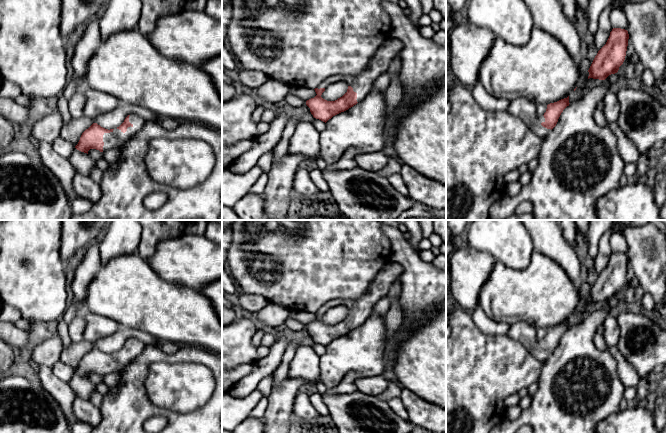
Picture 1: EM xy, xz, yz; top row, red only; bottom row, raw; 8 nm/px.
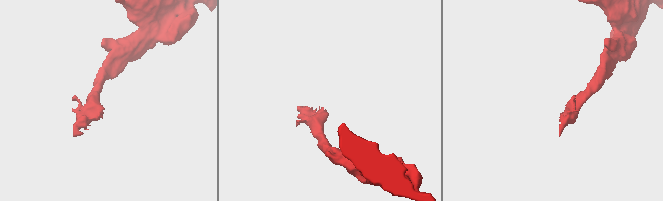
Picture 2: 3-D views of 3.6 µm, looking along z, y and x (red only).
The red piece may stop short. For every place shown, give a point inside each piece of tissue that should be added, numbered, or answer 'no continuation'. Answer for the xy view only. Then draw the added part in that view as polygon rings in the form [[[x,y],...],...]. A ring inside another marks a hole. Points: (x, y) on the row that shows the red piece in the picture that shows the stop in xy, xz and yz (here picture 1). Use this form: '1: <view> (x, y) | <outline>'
1: xy (114, 139) | [[[131,114],[129,116],[129,122],[133,125],[132,127],[128,127],[127,131],[123,133],[119,129],[114,129],[110,133],[104,133],[103,135],[103,151],[118,148],[122,143],[128,141],[132,136],[137,134],[145,124],[145,121],[136,114]]]

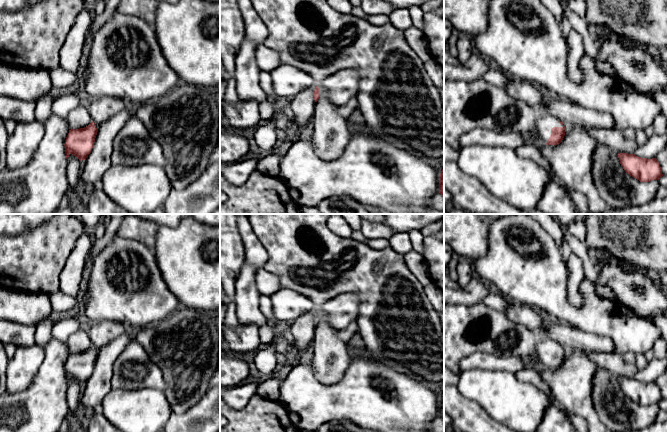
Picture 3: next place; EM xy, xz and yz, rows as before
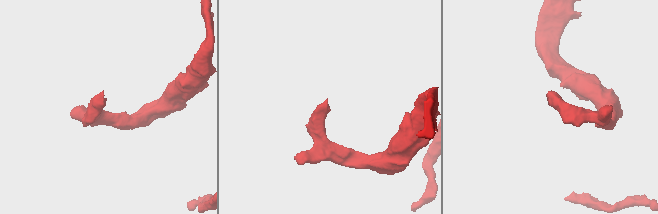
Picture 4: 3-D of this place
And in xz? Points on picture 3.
1: xz (340, 87) | [[[340,70],[316,86],[319,88],[319,98],[327,98],[333,104],[340,106],[361,92],[360,74],[356,70]]]

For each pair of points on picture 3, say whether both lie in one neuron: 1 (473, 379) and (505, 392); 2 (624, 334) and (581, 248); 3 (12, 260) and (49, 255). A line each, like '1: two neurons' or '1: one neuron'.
1: one neuron
2: two neurons
3: one neuron

